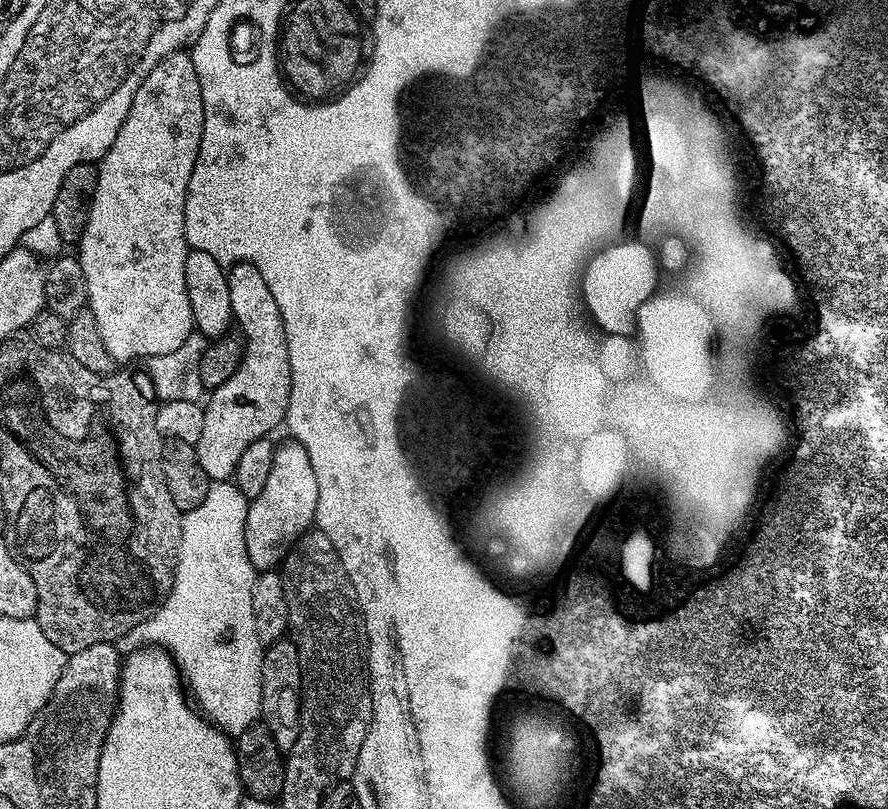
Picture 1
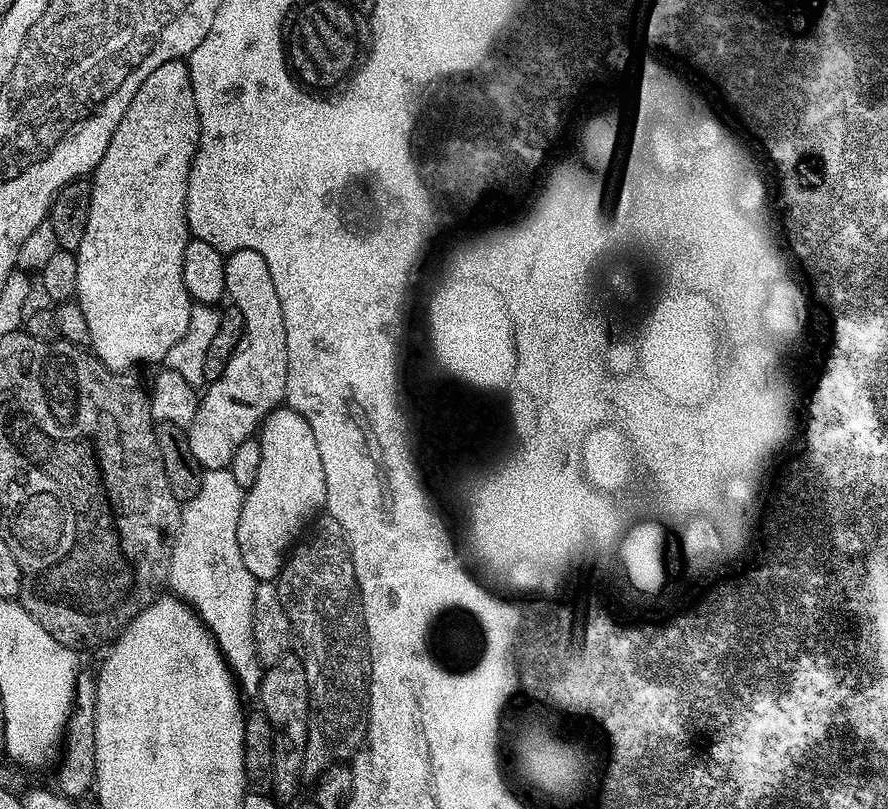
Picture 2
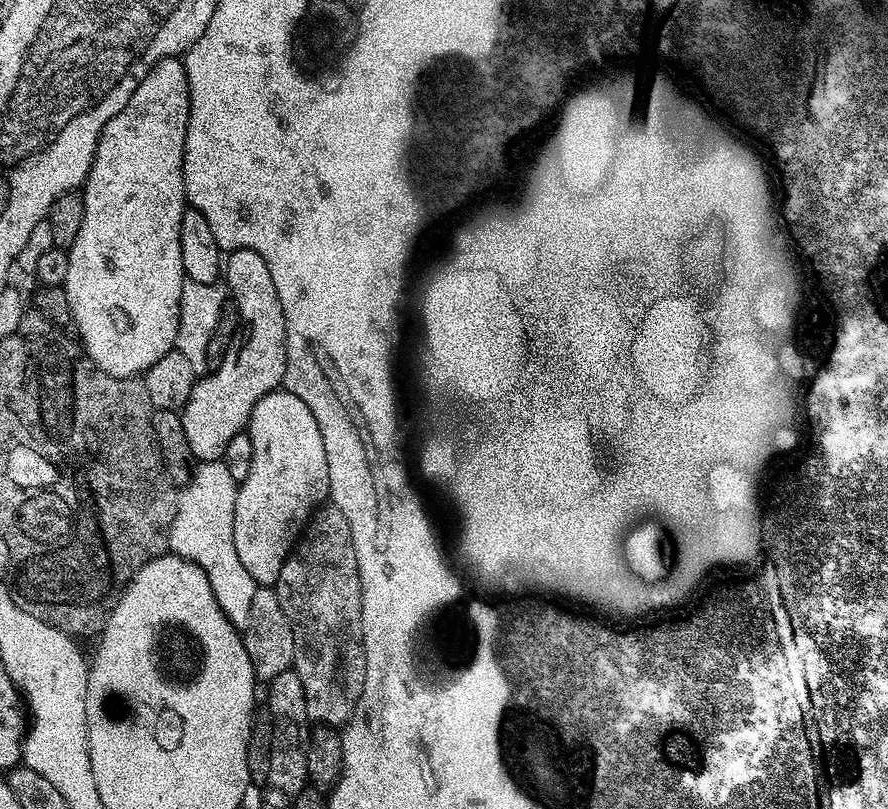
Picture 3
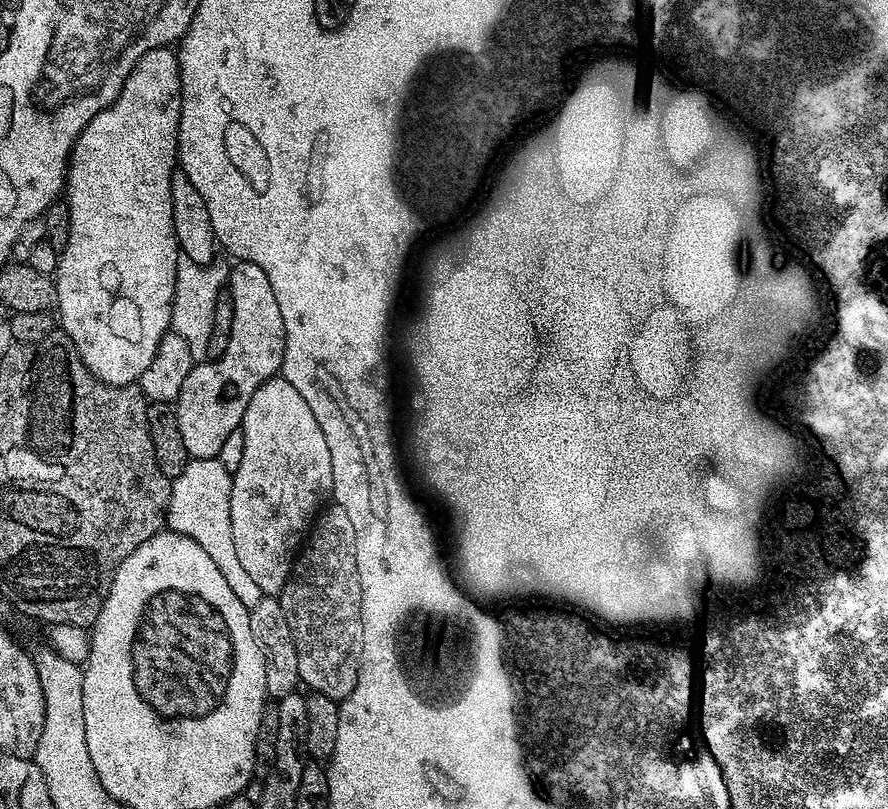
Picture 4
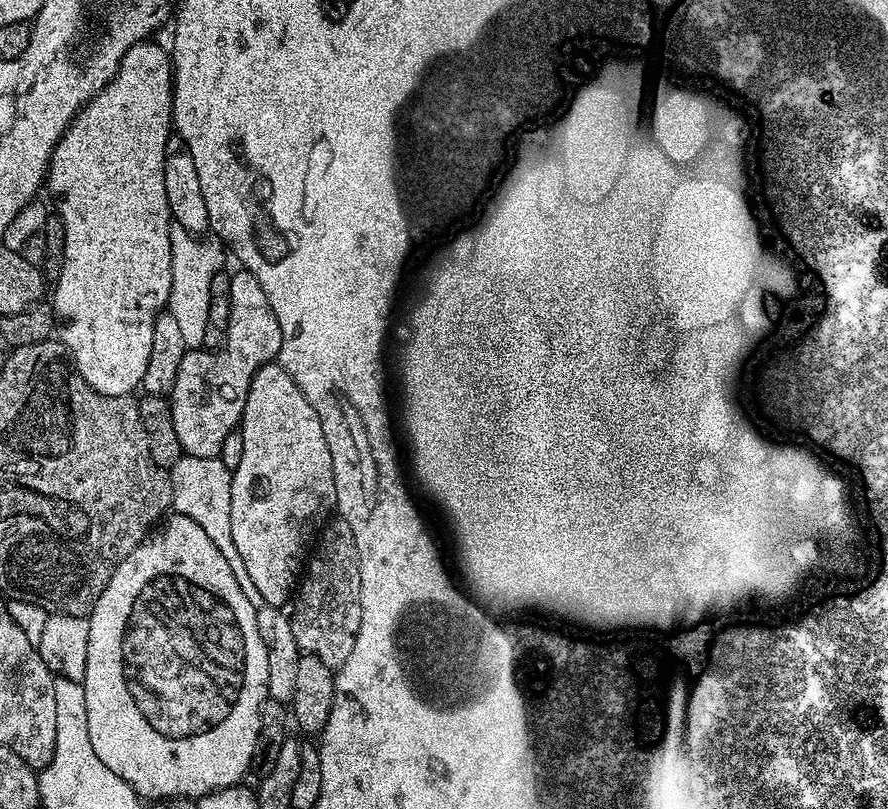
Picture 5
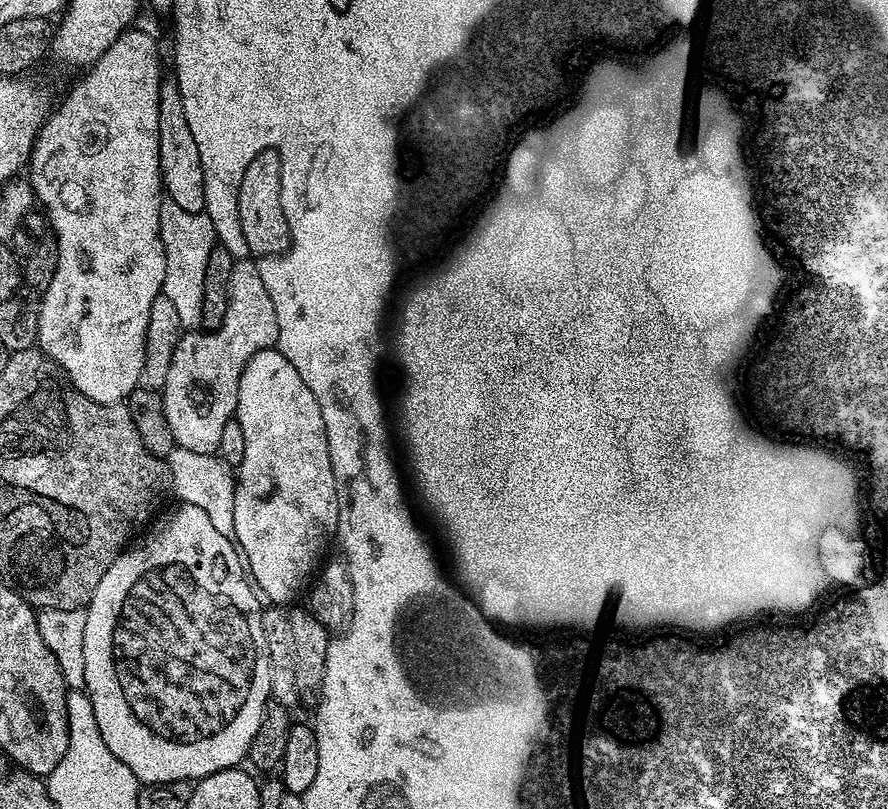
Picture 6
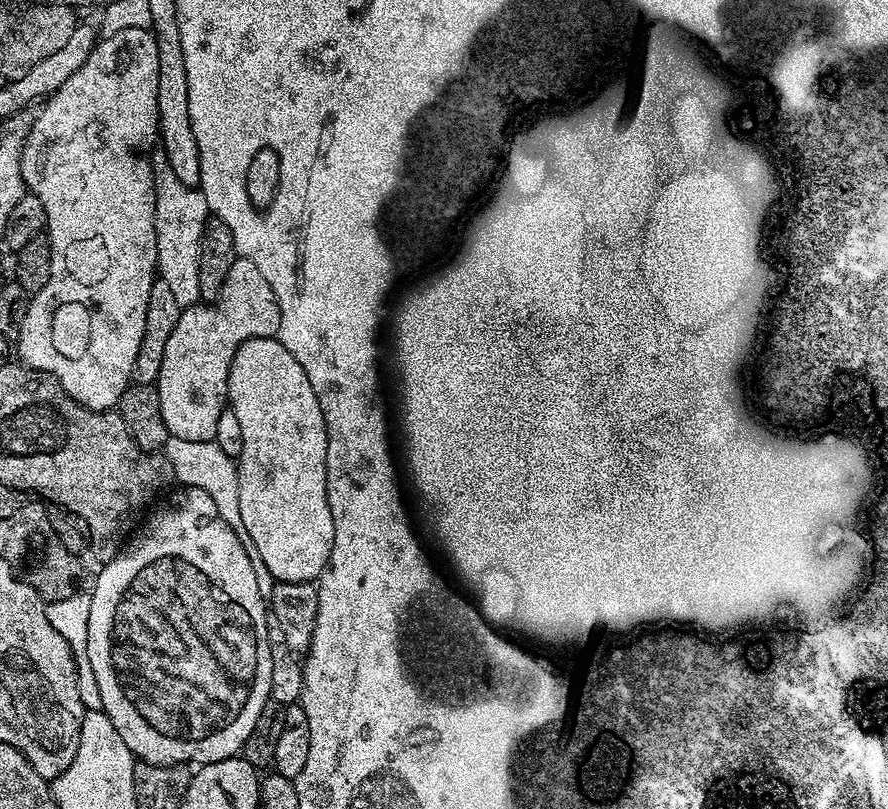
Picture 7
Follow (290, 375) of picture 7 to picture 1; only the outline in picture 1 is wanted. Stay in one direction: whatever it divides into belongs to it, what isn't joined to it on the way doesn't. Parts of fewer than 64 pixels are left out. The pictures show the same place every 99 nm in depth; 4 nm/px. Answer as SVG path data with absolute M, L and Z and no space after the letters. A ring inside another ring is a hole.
M295 440L285 441L276 448L266 487L249 503L246 514L246 554L257 573L270 572L283 565L293 544L313 527L318 510L318 478L314 478L310 456Z

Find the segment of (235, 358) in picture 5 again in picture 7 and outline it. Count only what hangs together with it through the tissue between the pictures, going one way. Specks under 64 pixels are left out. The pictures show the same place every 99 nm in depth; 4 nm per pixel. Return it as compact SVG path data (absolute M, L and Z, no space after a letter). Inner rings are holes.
M238 258L226 274L226 282L220 291L220 297L211 302L192 304L183 309L166 342L166 354L162 358L162 370L158 374L155 386L158 398L162 402L162 418L166 418L166 430L169 437L177 436L186 442L215 441L218 430L218 418L228 404L228 375L234 362L234 354L244 340L276 336L280 331L280 307L270 290L270 282L262 278L262 273L254 262Z

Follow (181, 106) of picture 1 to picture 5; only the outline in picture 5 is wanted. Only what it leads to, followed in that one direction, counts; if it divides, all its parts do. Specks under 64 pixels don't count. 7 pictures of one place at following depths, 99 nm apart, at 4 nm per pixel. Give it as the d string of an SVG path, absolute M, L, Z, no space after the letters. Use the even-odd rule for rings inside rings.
M141 42L130 46L114 74L114 78L97 94L82 111L76 113L70 126L62 134L58 146L54 146L48 163L46 192L52 195L51 203L56 203L55 211L64 224L66 242L64 243L64 264L60 275L55 277L56 297L50 300L58 321L58 339L64 345L77 374L98 390L98 394L107 396L126 396L135 393L143 385L146 374L146 362L150 362L150 338L154 336L154 322L165 311L170 294L170 230L173 218L166 202L166 178L164 177L164 158L168 138L173 135L172 122L172 57L169 49L153 42Z

